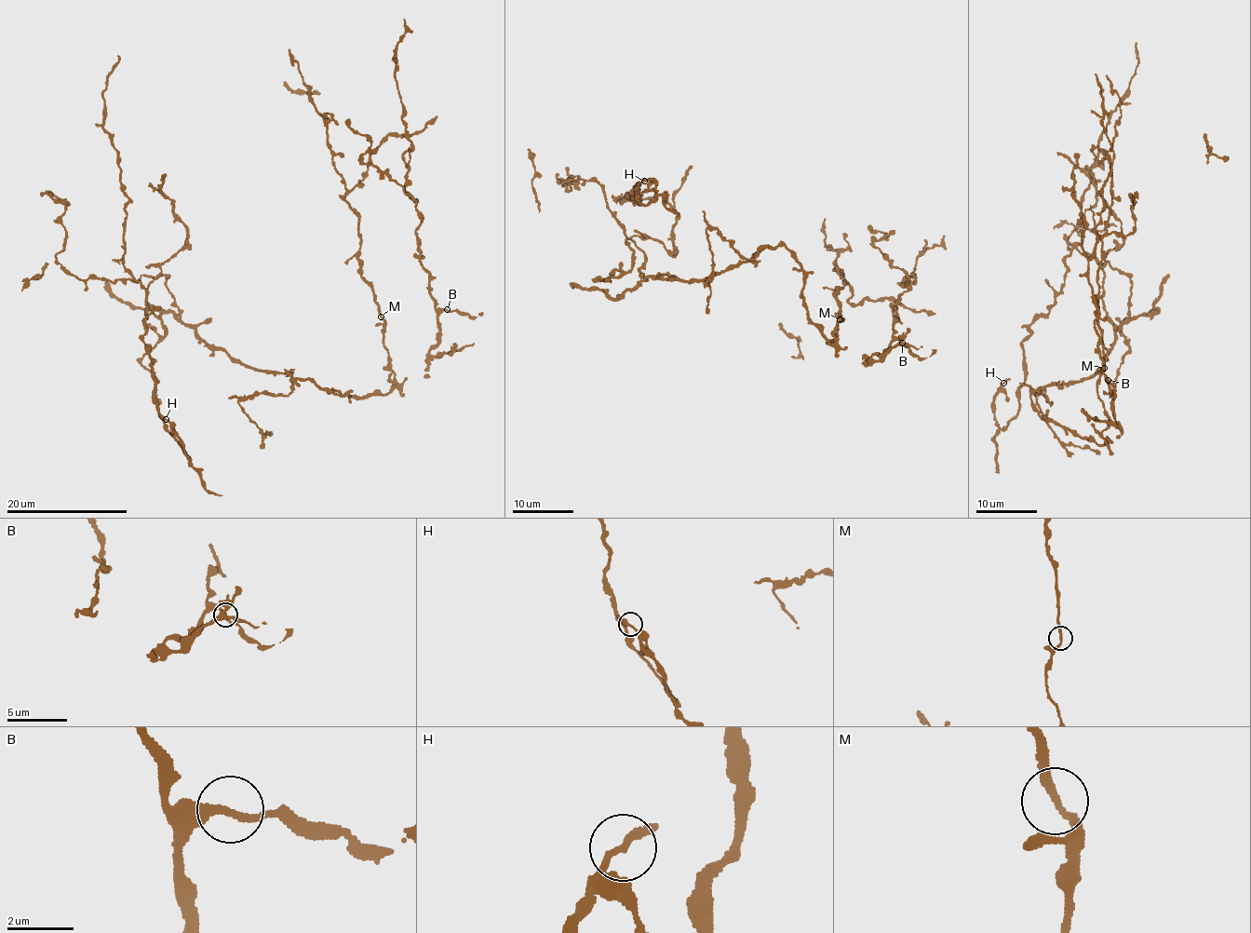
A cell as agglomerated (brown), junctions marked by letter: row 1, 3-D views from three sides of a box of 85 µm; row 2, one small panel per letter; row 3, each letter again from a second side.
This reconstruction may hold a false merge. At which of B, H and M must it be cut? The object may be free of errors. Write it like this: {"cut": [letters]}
{"cut": []}

